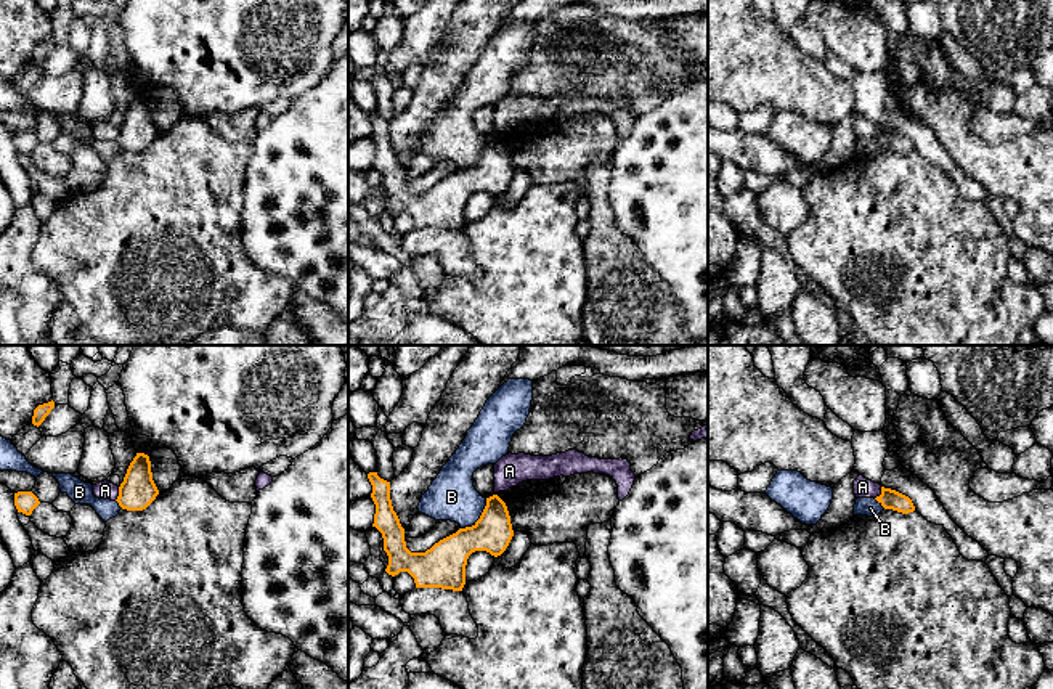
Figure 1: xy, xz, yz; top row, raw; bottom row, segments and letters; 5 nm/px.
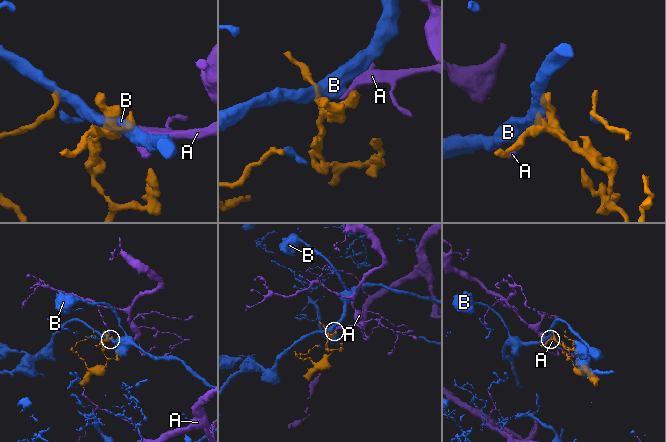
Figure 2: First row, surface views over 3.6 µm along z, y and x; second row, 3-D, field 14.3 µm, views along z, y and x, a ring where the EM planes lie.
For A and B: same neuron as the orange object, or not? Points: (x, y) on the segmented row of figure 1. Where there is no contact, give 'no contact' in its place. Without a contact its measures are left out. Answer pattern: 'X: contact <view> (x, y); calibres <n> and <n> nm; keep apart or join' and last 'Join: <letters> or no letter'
A: contact xy (119, 493); calibres 180 and 100 nm; keep apart
B: contact xz (480, 517); calibres 190 and 240 nm; keep apart
Join: no letter

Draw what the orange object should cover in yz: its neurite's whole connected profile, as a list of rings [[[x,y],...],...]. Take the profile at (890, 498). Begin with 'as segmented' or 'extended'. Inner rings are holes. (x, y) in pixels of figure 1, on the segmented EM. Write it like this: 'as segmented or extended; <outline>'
as segmented; [[[881,487],[881,495],[875,498],[884,509],[892,509],[902,514],[915,511],[912,499],[896,490]]]

